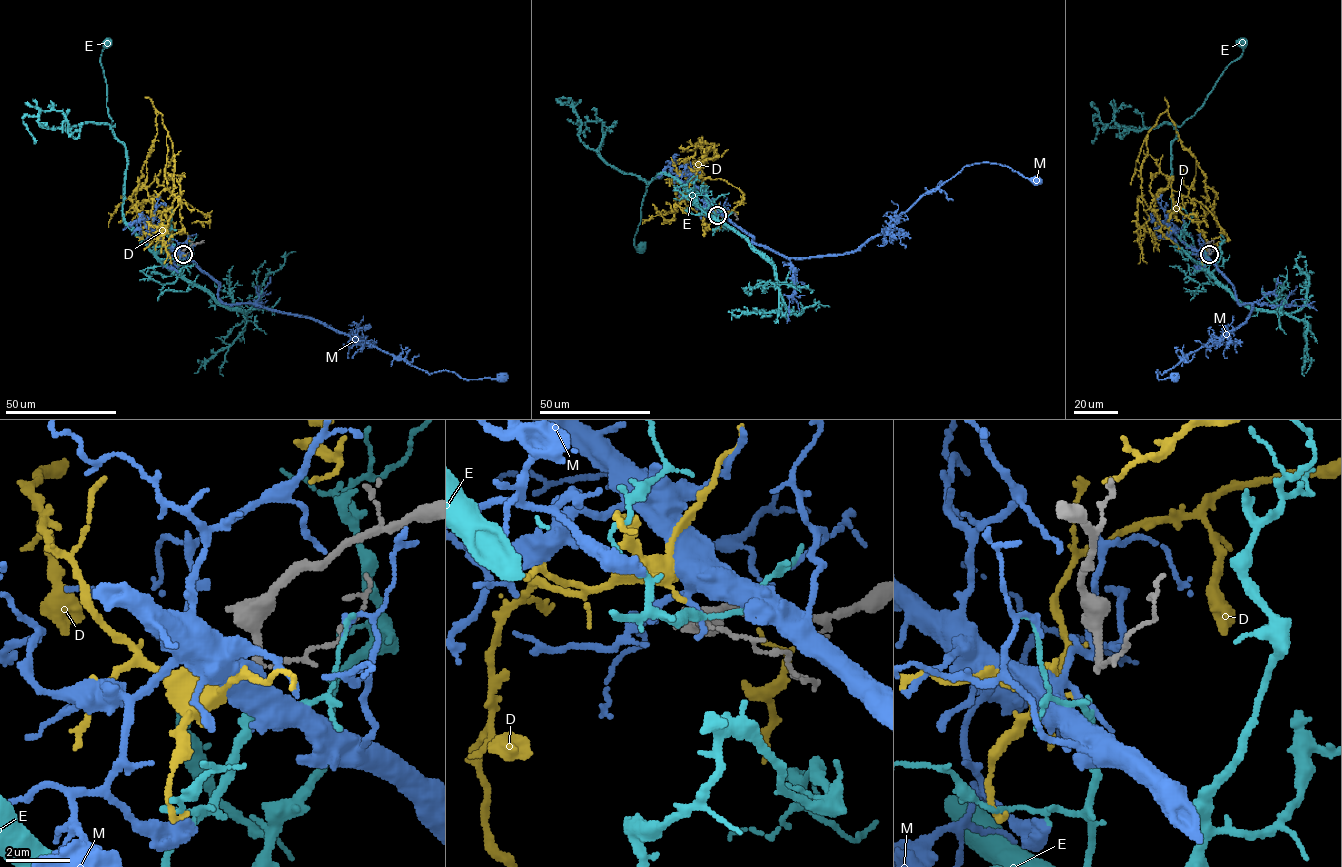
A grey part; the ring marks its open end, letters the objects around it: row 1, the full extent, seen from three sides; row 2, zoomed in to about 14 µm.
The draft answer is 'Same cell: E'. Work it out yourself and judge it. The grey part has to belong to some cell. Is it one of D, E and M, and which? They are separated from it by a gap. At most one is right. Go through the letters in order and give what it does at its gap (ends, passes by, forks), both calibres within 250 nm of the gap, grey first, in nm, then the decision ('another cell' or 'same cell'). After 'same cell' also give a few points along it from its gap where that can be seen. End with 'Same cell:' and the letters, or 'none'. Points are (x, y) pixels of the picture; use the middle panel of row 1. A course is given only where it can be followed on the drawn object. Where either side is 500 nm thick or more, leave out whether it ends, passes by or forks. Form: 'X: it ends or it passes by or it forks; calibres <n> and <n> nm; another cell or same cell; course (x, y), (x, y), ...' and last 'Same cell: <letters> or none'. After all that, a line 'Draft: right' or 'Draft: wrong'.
D: it ends; calibres 180 and 170 nm; another cell
E: it passes by; calibres 180 and 200 nm; same cell; course (717, 214), (706, 212), (675, 178), (660, 173), (646, 182), (635, 235), (634, 246), (640, 247)
M: it forks; calibres 180 and 280 nm; another cell
Same cell: E
Draft: right

